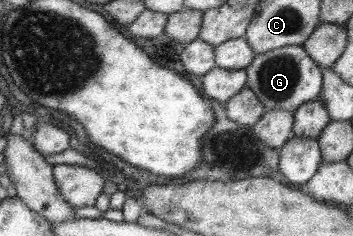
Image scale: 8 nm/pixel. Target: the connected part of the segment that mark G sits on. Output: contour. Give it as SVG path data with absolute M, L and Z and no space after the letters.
M289 45L274 48L255 55L253 61L244 68L247 87L265 110L286 110L293 112L301 104L311 100L320 101L322 85L321 68L318 67L303 47Z

